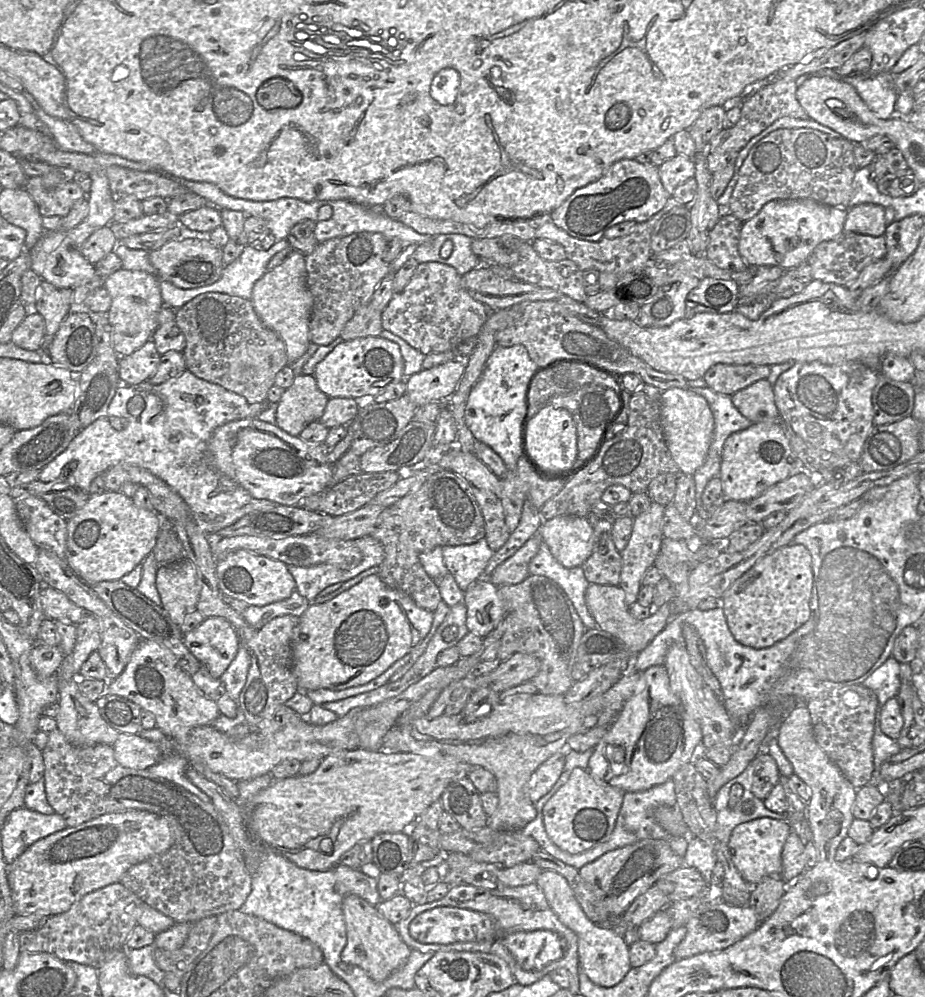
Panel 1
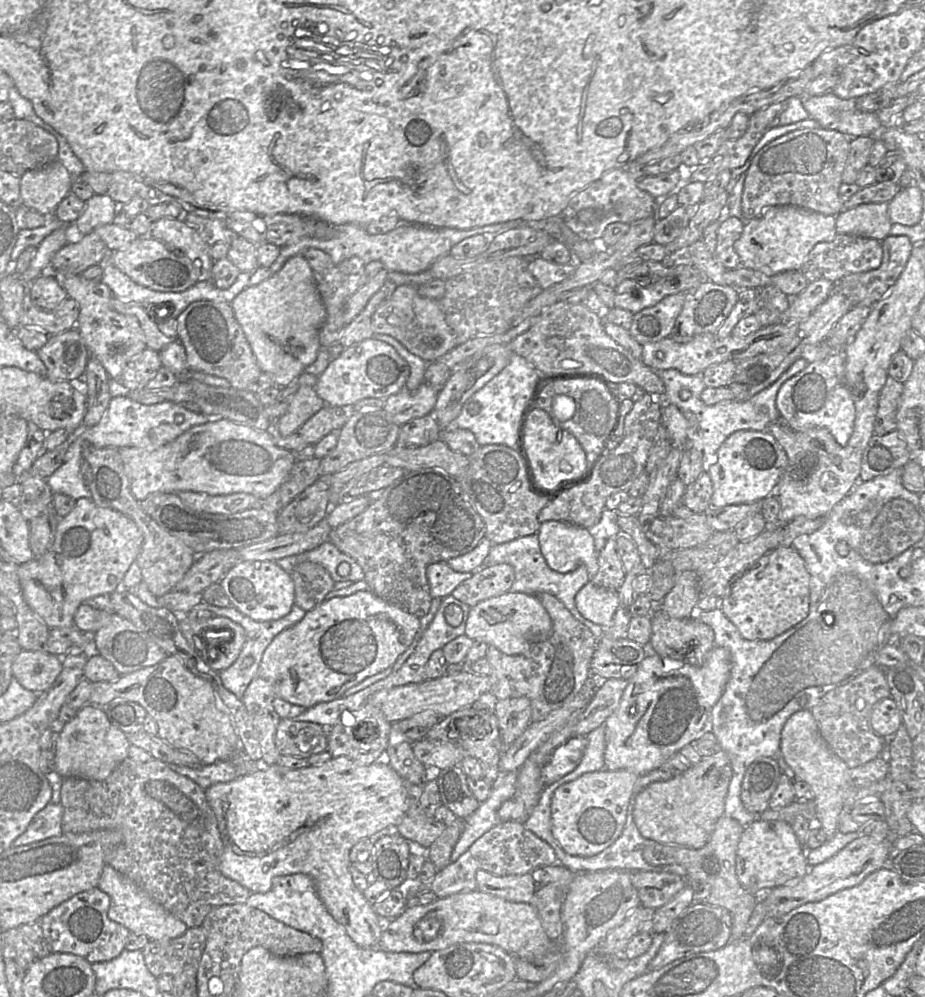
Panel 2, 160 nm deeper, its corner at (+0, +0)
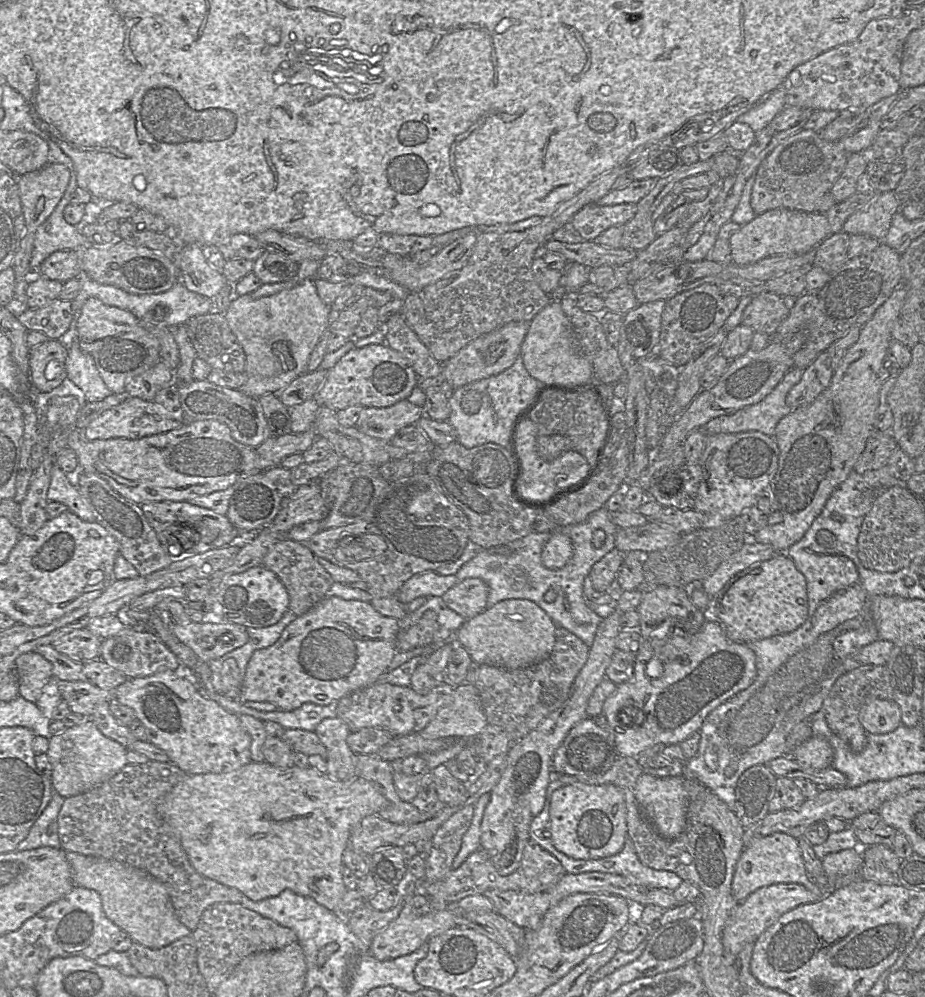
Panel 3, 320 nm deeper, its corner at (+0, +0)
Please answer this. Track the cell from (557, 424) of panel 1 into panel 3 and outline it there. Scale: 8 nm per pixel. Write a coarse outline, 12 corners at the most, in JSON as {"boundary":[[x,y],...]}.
{"boundary":[[537,426],[517,430],[515,495],[549,500],[590,467],[578,452],[553,461],[537,453]]}

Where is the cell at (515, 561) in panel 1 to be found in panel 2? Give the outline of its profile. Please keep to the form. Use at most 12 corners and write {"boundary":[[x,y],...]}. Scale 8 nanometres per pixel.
{"boundary":[[513,567],[477,571],[451,596],[472,608],[509,592]]}

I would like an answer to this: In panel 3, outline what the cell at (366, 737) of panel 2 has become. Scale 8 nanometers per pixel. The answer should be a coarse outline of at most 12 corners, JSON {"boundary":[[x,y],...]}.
{"boundary":[[339,717],[326,718],[315,733],[327,750],[327,774],[356,778],[357,754]]}

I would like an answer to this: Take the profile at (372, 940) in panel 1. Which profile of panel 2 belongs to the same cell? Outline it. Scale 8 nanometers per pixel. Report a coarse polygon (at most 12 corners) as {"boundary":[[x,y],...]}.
{"boundary":[[379,760],[276,764],[205,789],[221,873],[309,876],[359,947],[384,921],[349,854],[409,785]]}

